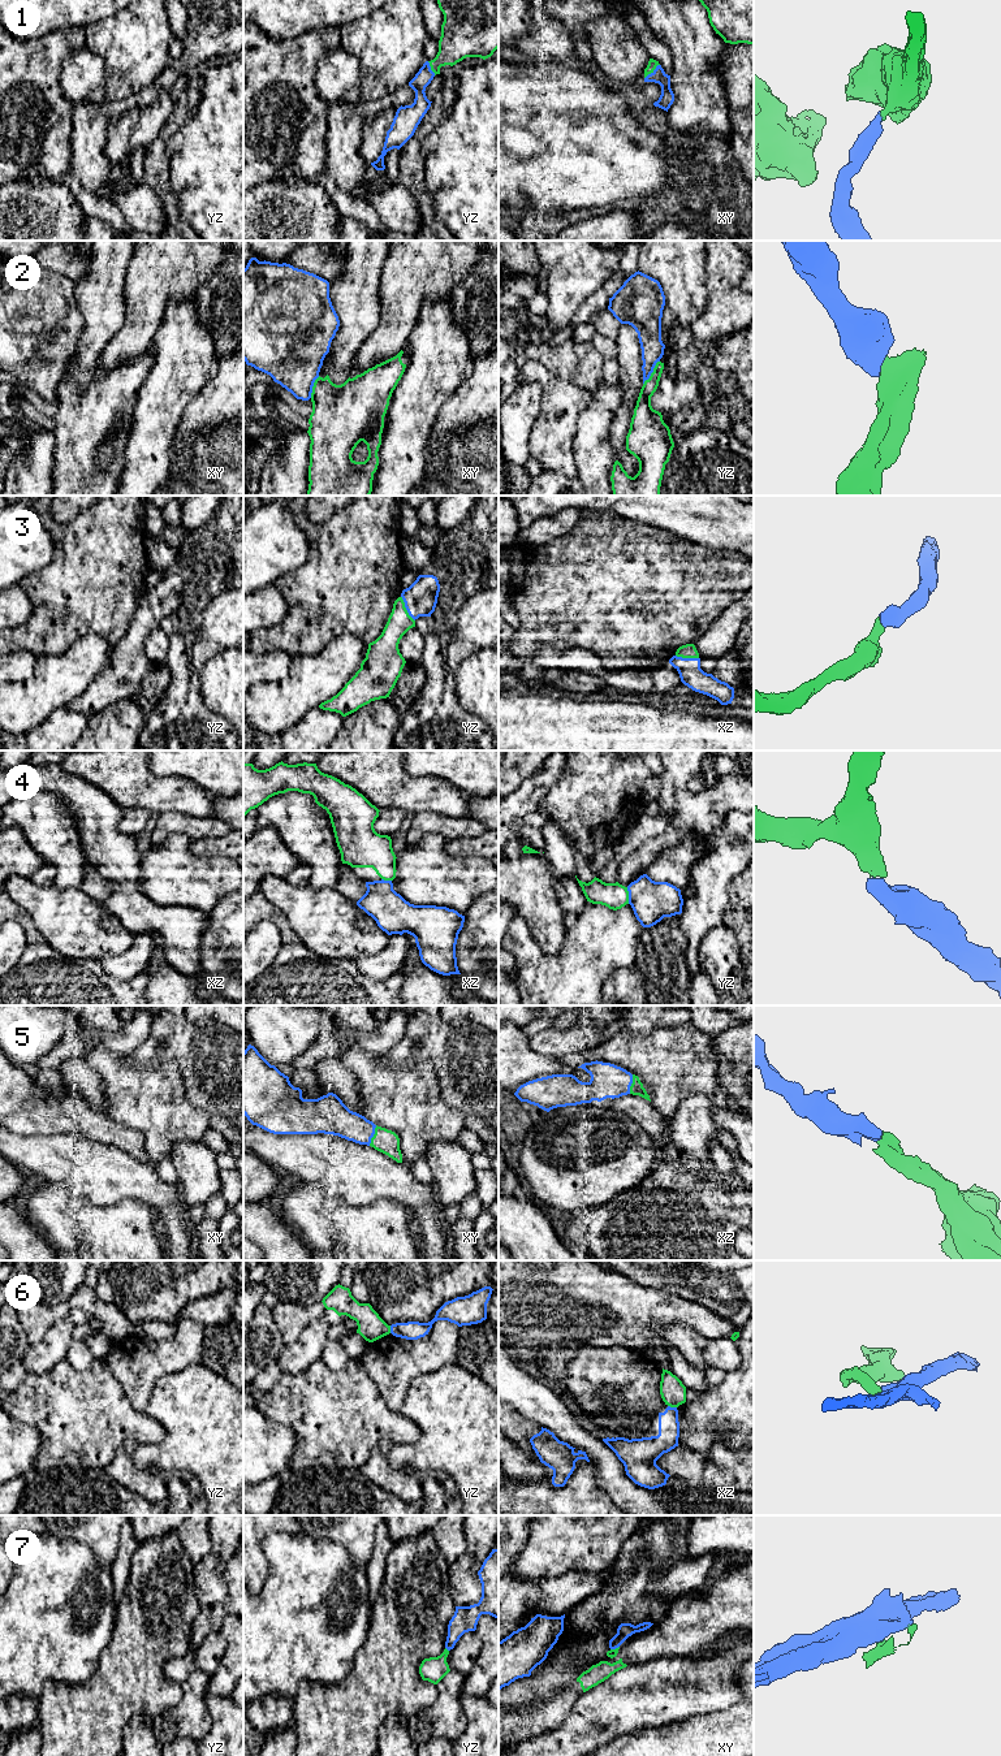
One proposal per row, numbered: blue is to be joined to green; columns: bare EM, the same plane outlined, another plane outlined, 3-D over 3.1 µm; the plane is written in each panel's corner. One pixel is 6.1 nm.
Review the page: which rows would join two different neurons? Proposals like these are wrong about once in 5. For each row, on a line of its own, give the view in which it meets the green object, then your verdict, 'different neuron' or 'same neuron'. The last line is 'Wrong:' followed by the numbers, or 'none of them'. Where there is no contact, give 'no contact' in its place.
1: xy | same neuron
2: yz | different neuron
3: yz | same neuron
4: yz | same neuron
5: xy | same neuron
6: xz | different neuron
7: yz | different neuron
Wrong: 2, 6, 7

